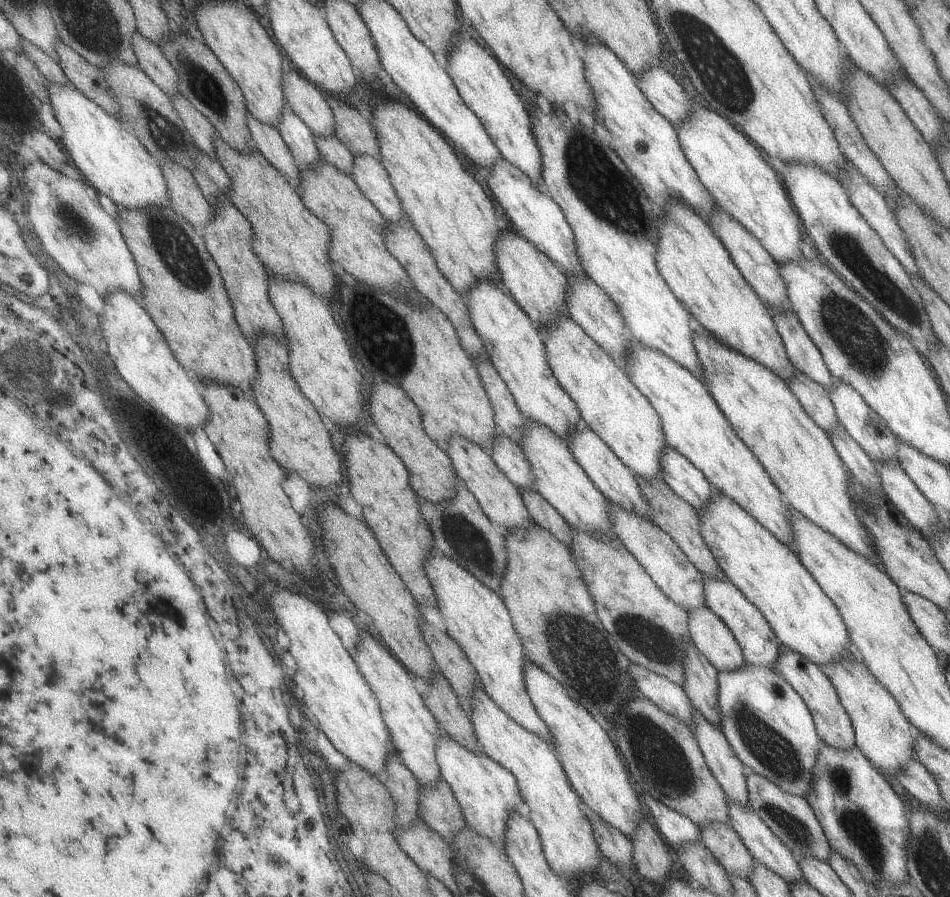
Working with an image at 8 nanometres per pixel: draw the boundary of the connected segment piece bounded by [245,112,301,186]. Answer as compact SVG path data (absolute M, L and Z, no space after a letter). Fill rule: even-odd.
M249 112L245 118L250 142L254 150L261 152L266 160L274 165L291 183L299 186L299 172L290 149L286 146L276 127L260 122Z

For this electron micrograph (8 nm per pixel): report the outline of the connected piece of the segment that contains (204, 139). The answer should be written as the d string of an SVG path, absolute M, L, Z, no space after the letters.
M181 93L168 96L176 114L181 118L184 128L192 137L198 150L216 159L213 140L220 136L212 123Z

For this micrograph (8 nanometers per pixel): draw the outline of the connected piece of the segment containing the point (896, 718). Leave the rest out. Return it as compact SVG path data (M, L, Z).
M840 659L828 664L823 668L825 675L836 689L838 698L844 710L850 717L852 728L855 730L855 746L862 754L877 768L880 768L884 777L895 774L912 758L913 740L915 739L917 728L914 728L910 721L902 714L900 705L896 699L875 679L875 676L866 668L865 664L852 659Z

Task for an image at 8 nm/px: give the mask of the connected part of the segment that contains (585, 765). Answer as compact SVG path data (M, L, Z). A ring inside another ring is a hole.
M526 660L523 675L532 706L536 714L539 714L546 723L553 749L558 755L567 781L581 798L584 807L611 827L617 828L622 834L630 836L645 817L637 798L638 789L627 779L622 759L616 752L615 744L612 743L613 736L604 731L581 704L576 704L576 701L572 700L560 681L552 678L537 664Z

